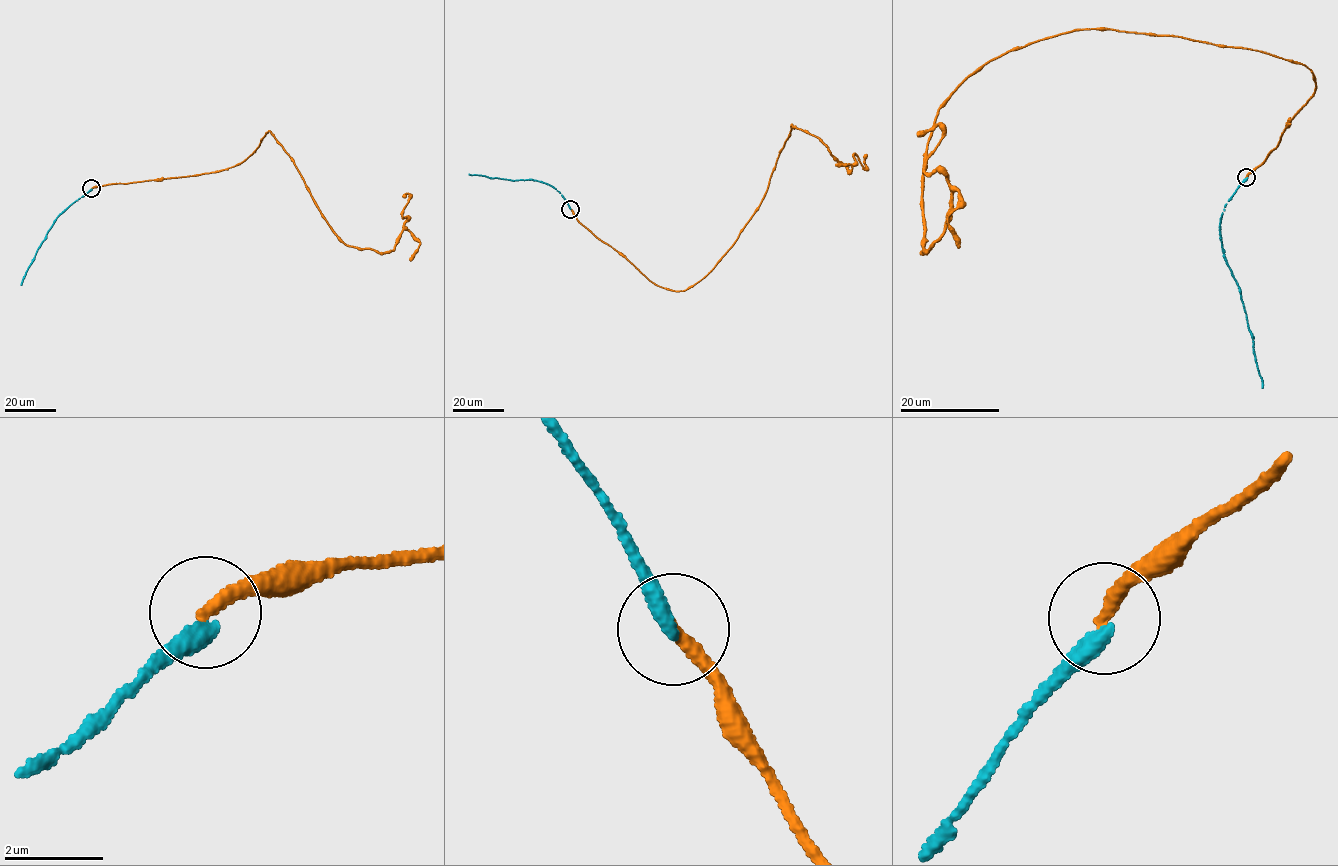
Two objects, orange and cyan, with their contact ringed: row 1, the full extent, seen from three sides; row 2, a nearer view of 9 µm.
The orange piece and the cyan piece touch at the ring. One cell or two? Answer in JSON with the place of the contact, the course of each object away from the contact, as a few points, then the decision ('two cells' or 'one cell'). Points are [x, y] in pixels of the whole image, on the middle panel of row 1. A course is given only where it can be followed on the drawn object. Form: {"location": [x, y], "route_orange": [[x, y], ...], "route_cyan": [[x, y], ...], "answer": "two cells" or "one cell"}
{"location": [570, 209], "route_orange": [[570, 208], [652, 282], [685, 290], [753, 215], [791, 124], [846, 164], [854, 153], [866, 168], [865, 154]], "route_cyan": [[570, 208], [560, 192], [536, 180], [468, 174]], "answer": "two cells"}

